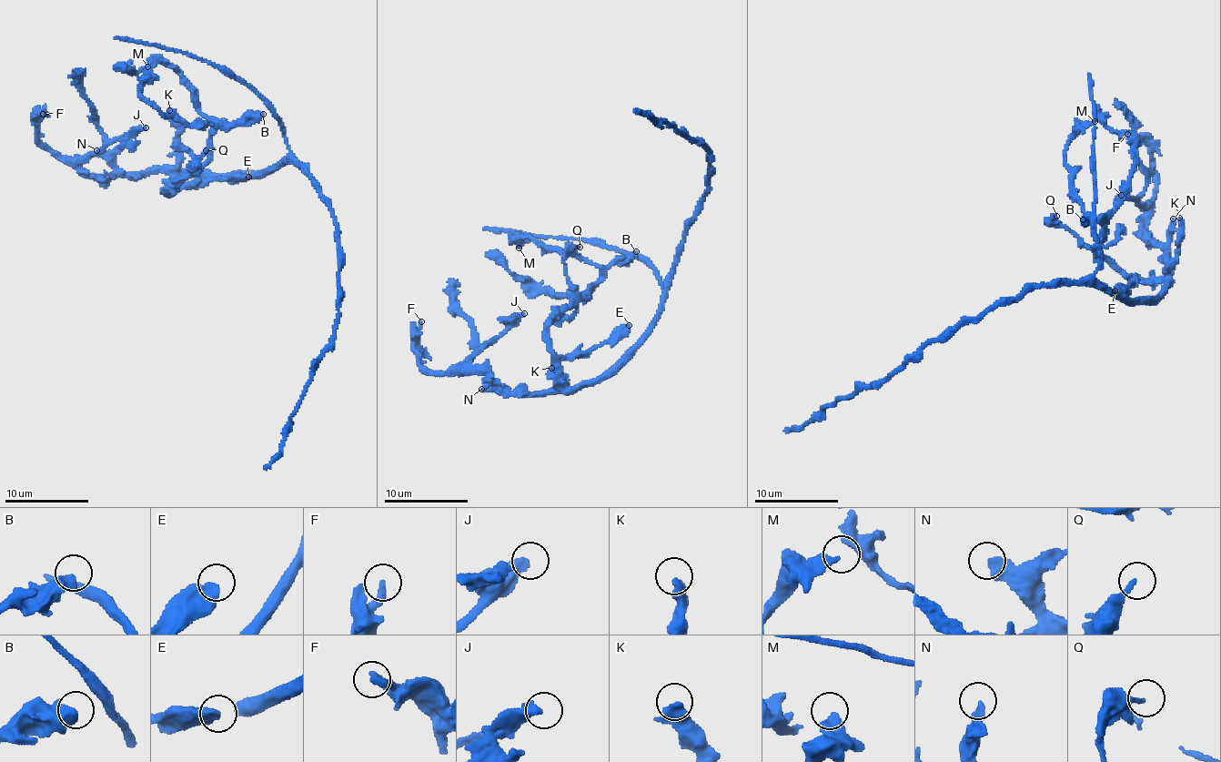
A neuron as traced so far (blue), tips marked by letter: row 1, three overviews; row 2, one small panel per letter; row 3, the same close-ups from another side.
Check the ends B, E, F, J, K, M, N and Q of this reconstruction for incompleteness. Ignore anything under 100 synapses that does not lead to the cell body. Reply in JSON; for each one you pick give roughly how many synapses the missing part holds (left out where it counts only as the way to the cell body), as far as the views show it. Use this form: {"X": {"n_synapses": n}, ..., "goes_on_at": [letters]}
{"goes_on_at": []}

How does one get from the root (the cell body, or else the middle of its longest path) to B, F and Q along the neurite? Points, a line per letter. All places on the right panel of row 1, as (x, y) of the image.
B: (1115, 293), (1149, 299), (1165, 281), (1125, 278), (1095, 246), (1103, 221), (1083, 219)
F: (1115, 293), (1149, 299), (1170, 280), (1167, 248), (1147, 233), (1146, 213), (1155, 187), (1150, 151), (1127, 134)
Q: (1115, 293), (1149, 299), (1165, 289), (1165, 281), (1129, 280), (1103, 254), (1054, 219), (1056, 216)

